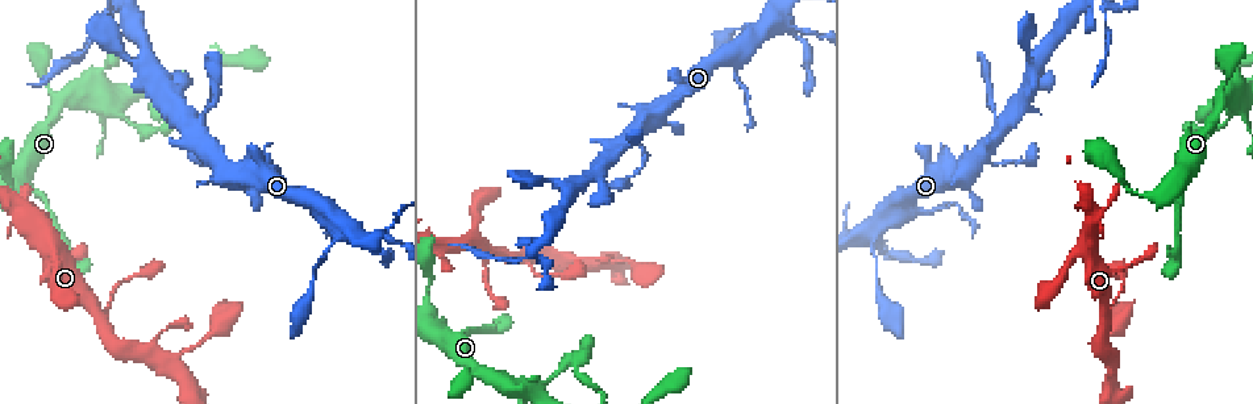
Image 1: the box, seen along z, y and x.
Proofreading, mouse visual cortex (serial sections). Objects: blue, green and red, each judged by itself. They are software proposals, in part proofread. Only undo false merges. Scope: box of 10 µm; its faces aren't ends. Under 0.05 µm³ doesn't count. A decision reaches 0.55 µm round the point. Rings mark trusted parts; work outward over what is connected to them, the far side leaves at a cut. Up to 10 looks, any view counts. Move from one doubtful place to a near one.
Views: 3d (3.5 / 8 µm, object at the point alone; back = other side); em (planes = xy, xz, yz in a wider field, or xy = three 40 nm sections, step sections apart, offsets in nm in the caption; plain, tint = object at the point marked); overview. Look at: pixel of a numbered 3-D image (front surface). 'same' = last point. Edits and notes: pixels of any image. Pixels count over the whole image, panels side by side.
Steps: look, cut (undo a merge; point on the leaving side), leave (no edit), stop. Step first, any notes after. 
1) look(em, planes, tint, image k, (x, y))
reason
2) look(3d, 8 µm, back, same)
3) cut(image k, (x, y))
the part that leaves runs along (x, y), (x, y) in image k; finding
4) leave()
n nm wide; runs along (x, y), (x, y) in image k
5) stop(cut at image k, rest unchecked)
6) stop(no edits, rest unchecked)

look(3d, 3.5 µm, image 1, (526, 257))
narrows sharply

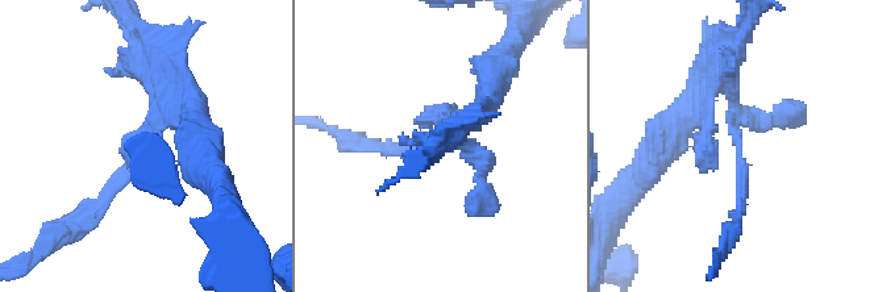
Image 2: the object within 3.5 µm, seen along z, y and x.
look(em, planes, tint, image 2, (737, 159))

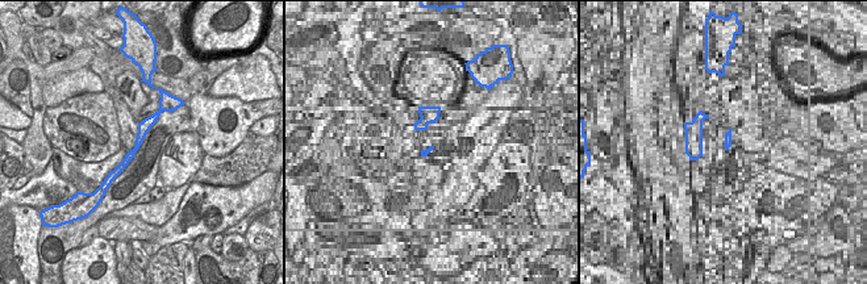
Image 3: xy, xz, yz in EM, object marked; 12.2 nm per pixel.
leave()
continuous, no second cell

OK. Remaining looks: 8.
look(3d, 3.5 µm, image 1, (1200, 119))
abrupt turn

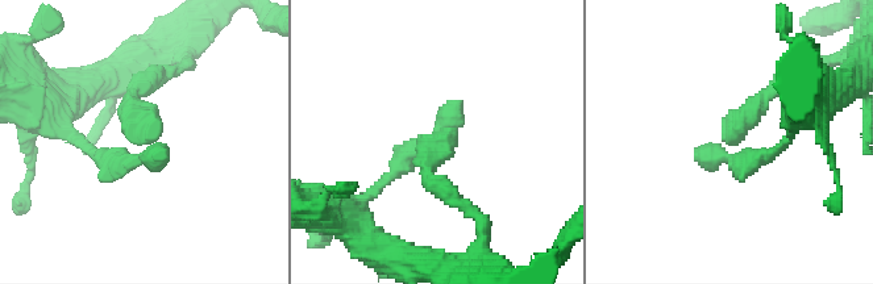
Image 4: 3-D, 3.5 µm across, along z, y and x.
look(em, xy, step 1, tint, image 4, (148, 141))
arms of 200, 200 nm; now the EM

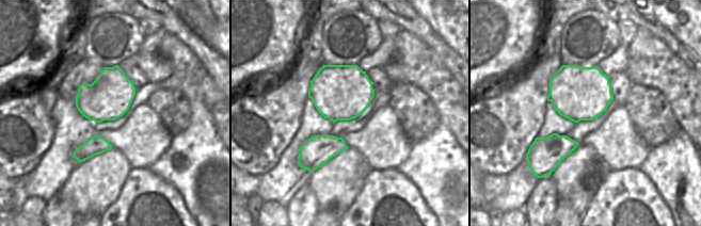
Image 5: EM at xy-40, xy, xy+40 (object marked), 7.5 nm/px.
leave()
one cell here

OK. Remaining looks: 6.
look(3d, 3.5 µm, image 1, (98, 316))
calibre changes

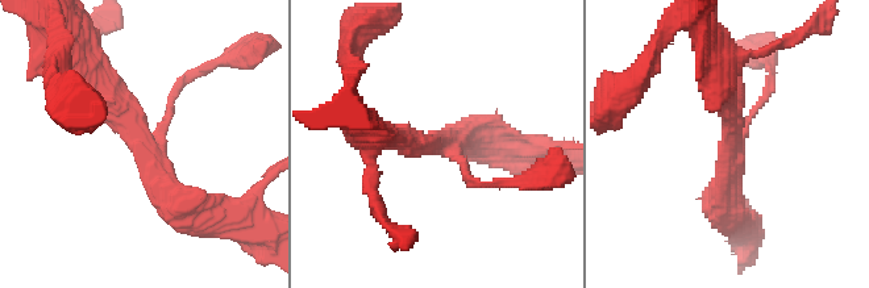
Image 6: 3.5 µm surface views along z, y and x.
look(em, xy, step 5, tint, image 6, (728, 146))
3 arms; arms of 100, 350, 400 nm

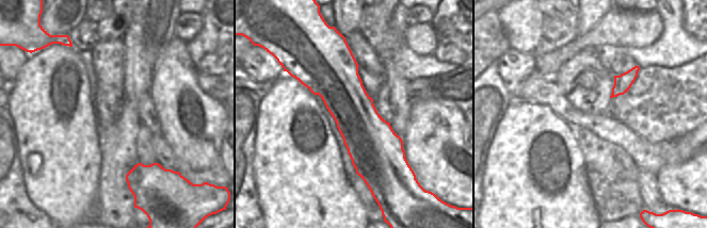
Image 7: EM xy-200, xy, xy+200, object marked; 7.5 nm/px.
leave()
runs along (83, 78), (192, 216) in image 6; continuous, no second cell

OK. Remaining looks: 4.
look(3d, 3.5 µm, image 1, (312, 289))
calibre changes

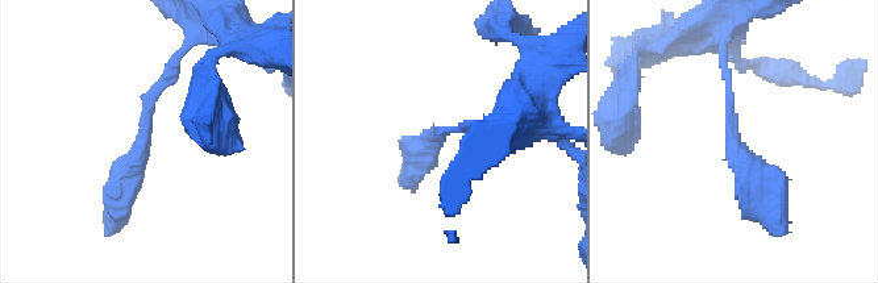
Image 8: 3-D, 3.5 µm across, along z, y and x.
look(em, planes, tint, image 8, (141, 138))
arms of 100, 400 nm

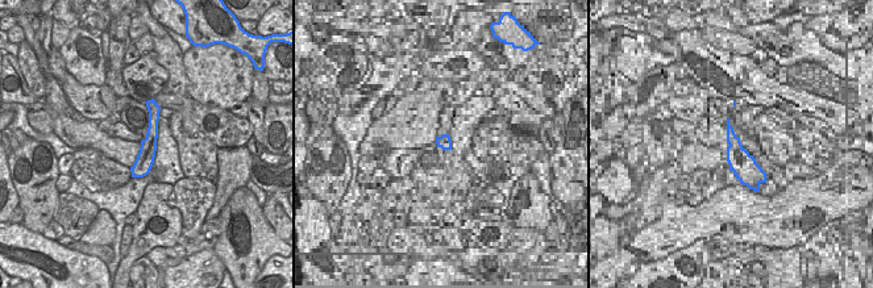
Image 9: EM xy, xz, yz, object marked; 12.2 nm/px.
leave()
continuous, no second cell

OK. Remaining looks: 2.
stop(no edits, rest unchecked)

